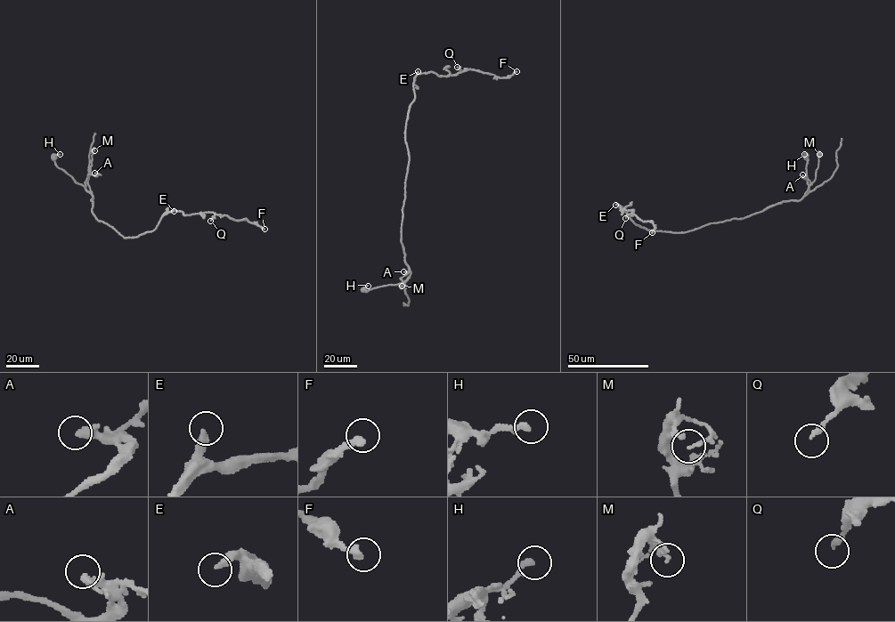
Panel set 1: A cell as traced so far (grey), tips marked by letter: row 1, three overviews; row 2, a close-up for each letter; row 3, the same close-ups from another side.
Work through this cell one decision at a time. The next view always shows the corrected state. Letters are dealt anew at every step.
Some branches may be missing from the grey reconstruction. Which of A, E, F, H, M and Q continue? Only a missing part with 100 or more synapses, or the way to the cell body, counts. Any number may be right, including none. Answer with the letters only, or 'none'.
none

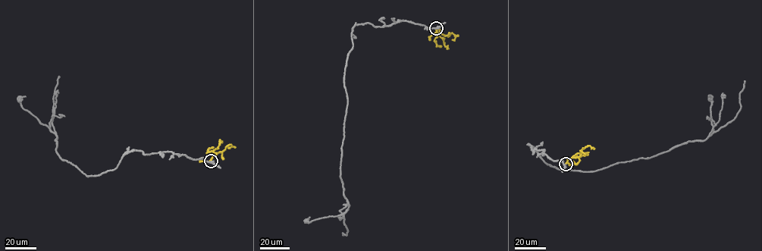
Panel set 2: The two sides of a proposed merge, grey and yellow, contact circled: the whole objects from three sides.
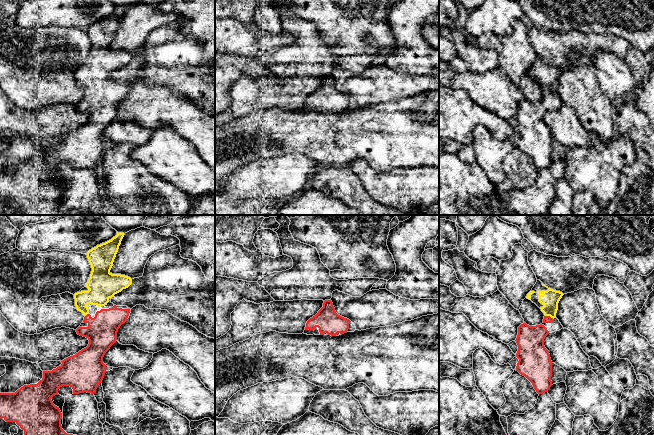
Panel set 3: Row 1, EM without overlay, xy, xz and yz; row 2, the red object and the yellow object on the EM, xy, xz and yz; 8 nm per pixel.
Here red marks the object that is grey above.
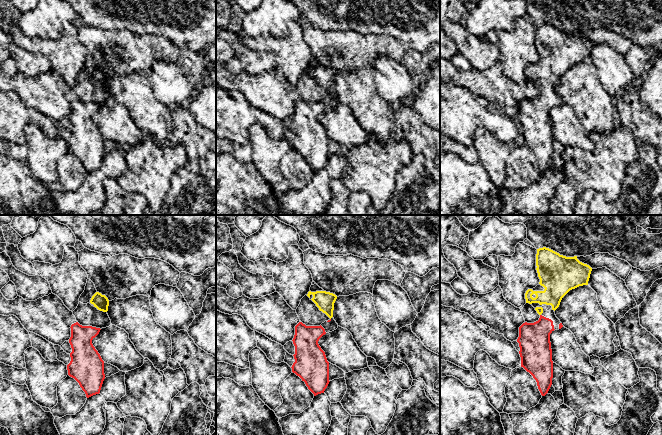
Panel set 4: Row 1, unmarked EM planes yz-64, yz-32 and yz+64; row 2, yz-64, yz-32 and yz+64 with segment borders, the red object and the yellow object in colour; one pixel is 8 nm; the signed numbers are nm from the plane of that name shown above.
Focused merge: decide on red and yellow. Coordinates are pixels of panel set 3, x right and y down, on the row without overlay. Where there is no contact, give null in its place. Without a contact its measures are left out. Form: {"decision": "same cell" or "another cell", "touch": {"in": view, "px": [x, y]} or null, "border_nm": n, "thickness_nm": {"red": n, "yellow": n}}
{"decision": "same cell", "touch": {"in": "yz", "px": [549, 92]}, "border_nm": 80, "thickness_nm": {"red": 60, "yellow": 140}}

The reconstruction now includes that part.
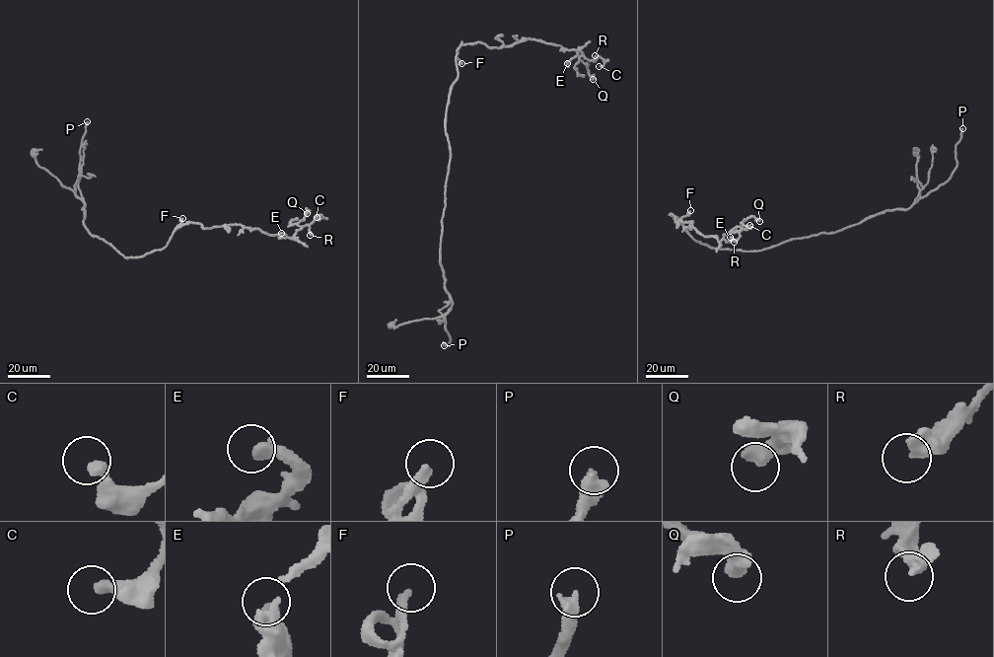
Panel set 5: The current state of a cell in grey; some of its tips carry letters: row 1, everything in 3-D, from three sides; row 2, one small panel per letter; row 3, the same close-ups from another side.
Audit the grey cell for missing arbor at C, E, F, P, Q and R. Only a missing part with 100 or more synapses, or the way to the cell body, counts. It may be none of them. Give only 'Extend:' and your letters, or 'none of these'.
Extend: F, P

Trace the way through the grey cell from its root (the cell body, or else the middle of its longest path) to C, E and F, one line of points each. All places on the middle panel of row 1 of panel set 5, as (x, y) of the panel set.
C: (447, 133), (461, 45), (534, 38), (588, 59), (600, 56), (599, 66)
E: (447, 133), (447, 105), (461, 45), (503, 47), (534, 38), (576, 49), (567, 63)
F: (447, 133), (447, 105), (458, 74), (457, 58), (461, 63)

